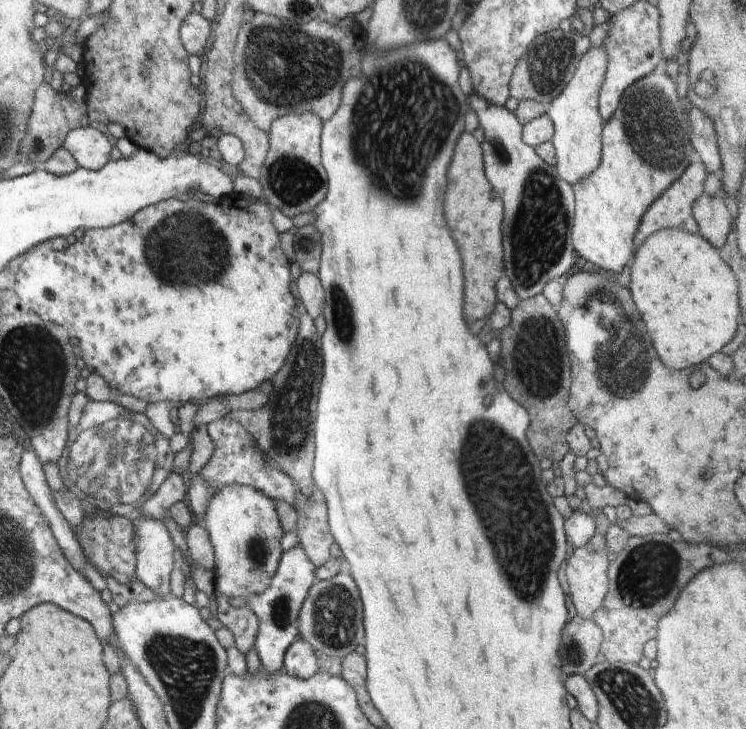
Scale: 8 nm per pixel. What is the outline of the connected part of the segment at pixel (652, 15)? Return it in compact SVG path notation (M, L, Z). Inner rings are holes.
M638 1L615 14L608 28L608 36L603 41L608 52L608 70L599 92L598 108L604 121L611 119L622 100L622 94L630 84L634 84L647 74L662 68L662 44L660 44L660 12L648 1Z

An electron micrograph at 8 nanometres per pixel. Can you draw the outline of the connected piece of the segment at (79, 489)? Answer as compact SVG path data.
M88 401L80 422L69 429L66 448L57 460L63 486L87 505L129 518L174 474L170 440L155 433L145 414L132 413L114 401Z

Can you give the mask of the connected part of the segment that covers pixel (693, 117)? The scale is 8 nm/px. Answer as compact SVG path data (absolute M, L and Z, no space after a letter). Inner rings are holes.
M689 108L691 125L691 144L696 150L697 158L704 164L706 172L716 172L721 168L721 156L716 138L714 122L698 108Z

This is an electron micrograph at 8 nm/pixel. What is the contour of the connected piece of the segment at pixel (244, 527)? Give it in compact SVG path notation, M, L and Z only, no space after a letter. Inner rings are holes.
M224 485L216 494L210 495L202 525L208 532L215 554L213 593L217 598L217 619L232 632L236 648L246 657L256 642L258 616L250 604L230 606L230 600L262 594L276 574L283 553L280 539L285 532L275 501L248 486Z

